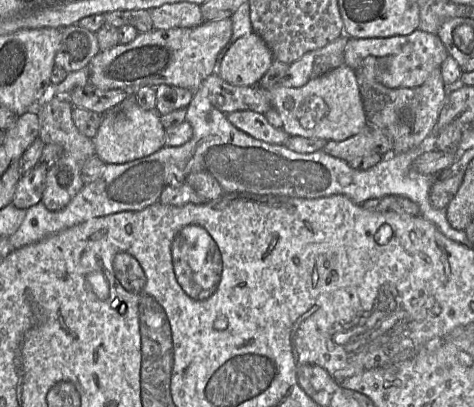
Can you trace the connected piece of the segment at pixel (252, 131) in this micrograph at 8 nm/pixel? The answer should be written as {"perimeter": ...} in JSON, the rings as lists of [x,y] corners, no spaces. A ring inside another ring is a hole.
{"perimeter":[[[235,111],[226,115],[227,119],[246,134],[274,145],[285,145],[290,135],[282,128],[273,127],[264,114],[254,111]]]}

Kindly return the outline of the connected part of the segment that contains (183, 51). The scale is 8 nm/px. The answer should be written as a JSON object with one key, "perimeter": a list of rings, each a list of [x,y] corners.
{"perimeter":[[[231,18],[204,21],[192,28],[152,29],[139,33],[127,44],[100,51],[89,63],[89,84],[103,89],[134,91],[143,86],[156,88],[161,84],[184,88],[195,92],[203,81],[216,73],[219,55],[230,44]]]}

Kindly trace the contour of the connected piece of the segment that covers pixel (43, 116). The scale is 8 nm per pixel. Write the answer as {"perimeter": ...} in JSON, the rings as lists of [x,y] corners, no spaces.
{"perimeter":[[[47,95],[47,98],[38,108],[30,112],[36,112],[39,118],[39,134],[45,144],[55,143],[63,147],[63,155],[48,170],[45,179],[41,203],[50,211],[58,211],[64,208],[71,199],[83,188],[81,169],[84,163],[95,155],[93,139],[79,132],[72,119],[73,105],[68,97]]]}

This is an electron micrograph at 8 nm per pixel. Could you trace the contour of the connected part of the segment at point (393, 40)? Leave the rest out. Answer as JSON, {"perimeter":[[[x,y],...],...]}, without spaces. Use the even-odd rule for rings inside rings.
{"perimeter":[[[416,29],[411,34],[408,35],[392,36],[388,38],[364,38],[364,39],[349,38],[344,51],[344,65],[352,68],[353,70],[356,70],[360,67],[363,67],[366,70],[373,70],[373,77],[375,77],[375,79],[379,83],[381,83],[382,85],[388,88],[414,88],[414,87],[421,86],[435,69],[440,68],[442,62],[445,61],[447,56],[448,53],[444,45],[442,44],[441,40],[437,37],[436,34],[432,34],[429,32],[422,31],[420,29]]]}

